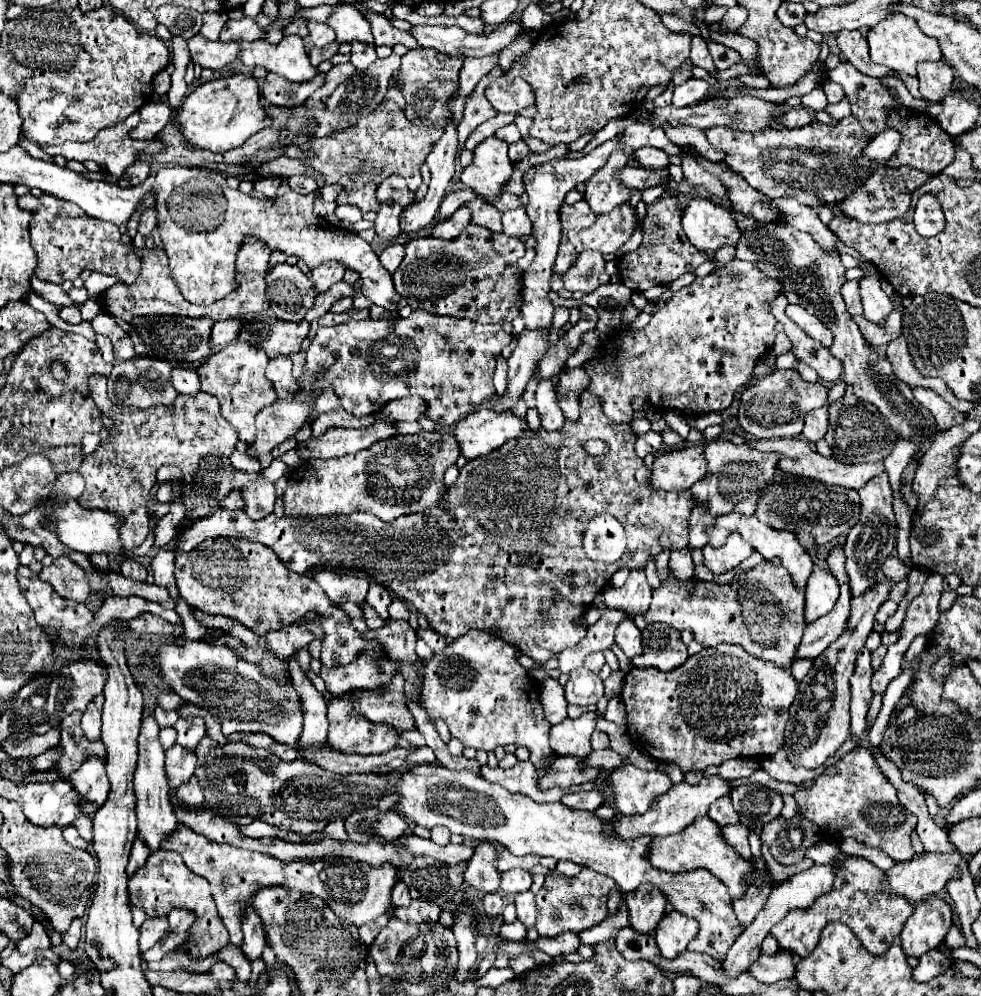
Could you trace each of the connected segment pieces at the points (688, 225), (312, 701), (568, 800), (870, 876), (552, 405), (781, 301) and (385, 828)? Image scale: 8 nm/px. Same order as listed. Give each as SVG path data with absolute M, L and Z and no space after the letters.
M703 199L687 201L683 215L683 231L691 245L709 255L725 245L737 247L741 239L741 231L729 209Z
M295 655L289 659L289 671L295 691L301 697L303 705L303 733L299 737L303 749L319 749L327 739L327 703L323 695L313 687L305 669L295 661Z
M597 789L593 791L581 791L581 793L569 793L561 799L563 805L571 807L571 809L583 809L583 811L595 811L597 807L605 805L605 795Z
M849 857L838 868L835 883L829 893L823 893L807 909L789 911L771 929L769 935L775 937L781 947L789 947L799 957L807 957L817 947L823 927L827 923L839 921L855 933L855 937L863 943L867 951L871 951L873 955L883 955L889 949L891 941L903 929L903 923L913 913L913 905L907 903L907 899L899 899L897 895L883 895L879 891L879 883L883 883L883 871L879 867L875 867L871 861L863 857Z
M541 379L539 387L535 391L535 401L537 401L537 413L541 419L541 425L547 431L555 431L559 427L563 427L563 413L557 405L555 399L555 385L551 379Z
M779 297L775 303L771 303L773 307L773 315L777 317L779 323L783 323L785 327L785 333L787 337L791 339L793 343L793 355L807 363L823 383L837 383L841 373L843 373L843 367L841 363L829 353L827 347L823 347L819 341L811 339L805 331L801 331L795 323L791 323L791 319L785 317L785 307L787 307L787 299L785 297Z
M365 809L351 813L345 821L345 829L349 839L355 843L367 843L375 837L395 841L411 833L411 825L403 815L399 815L397 811L383 813L379 809Z

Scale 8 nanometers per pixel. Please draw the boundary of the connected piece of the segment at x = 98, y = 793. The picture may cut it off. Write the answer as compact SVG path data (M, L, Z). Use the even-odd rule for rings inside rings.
M89 757L73 775L71 785L81 795L79 807L83 813L95 813L103 799L107 799L109 791L109 779L105 775L105 759L101 757Z

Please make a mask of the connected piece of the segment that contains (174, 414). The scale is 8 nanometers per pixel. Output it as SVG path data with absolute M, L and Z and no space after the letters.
M199 391L197 395L177 395L173 405L153 405L149 409L109 409L109 417L113 419L113 435L107 441L101 441L99 447L91 455L83 455L83 463L79 467L81 477L85 479L87 487L79 497L79 505L85 509L101 509L107 513L117 513L123 519L123 527L119 531L119 539L125 551L139 547L147 533L149 533L149 519L147 519L147 497L151 491L151 483L155 483L155 473L161 465L177 465L183 473L189 475L215 475L215 487L195 489L193 493L211 493L217 489L217 503L229 495L231 479L233 479L233 465L229 463L229 455L235 451L237 433L225 419L219 415L219 403L213 395Z

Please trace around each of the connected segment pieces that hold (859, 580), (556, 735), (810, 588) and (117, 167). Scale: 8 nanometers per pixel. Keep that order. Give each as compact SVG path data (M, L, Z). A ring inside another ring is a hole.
M887 473L877 475L875 479L871 479L871 483L867 483L867 487L859 489L859 507L861 507L859 525L855 525L849 531L847 543L845 543L845 557L847 557L845 567L849 573L853 597L861 597L865 595L865 591L875 587L877 569L893 553L897 545L897 523L895 523L895 515L891 509L891 501L893 501L893 493L889 487Z
M585 713L579 719L565 719L563 723L551 725L549 743L557 755L589 755L589 737L595 729L595 713Z
M815 567L807 581L805 593L807 593L805 623L809 625L833 609L839 595L839 585L835 583L835 577L825 567Z
M136 111L125 120L115 123L113 127L103 129L91 141L85 141L85 143L63 143L63 145L57 145L57 147L41 147L41 149L47 155L63 155L65 159L75 159L75 161L87 161L87 159L91 159L91 161L99 163L109 175L113 175L113 177L119 179L123 175L125 167L129 167L135 161L135 157L137 157L139 151L145 151L145 153L159 153L161 151L161 143L157 143L155 139L151 139L151 141L133 141L129 137L129 131L135 128L139 122L140 113Z

